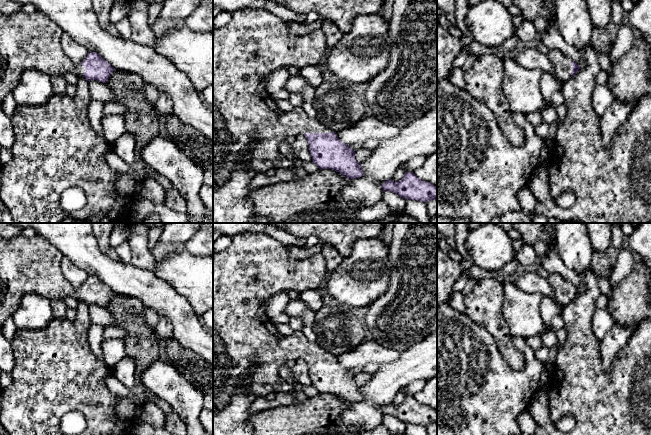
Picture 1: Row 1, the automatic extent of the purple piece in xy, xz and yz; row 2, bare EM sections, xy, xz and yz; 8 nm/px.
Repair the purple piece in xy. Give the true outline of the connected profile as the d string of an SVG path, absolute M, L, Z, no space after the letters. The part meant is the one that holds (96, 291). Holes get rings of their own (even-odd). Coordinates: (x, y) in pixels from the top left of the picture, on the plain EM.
M20 234L10 239L0 236L0 330L4 322L8 318L12 317L12 315L17 311L22 297L27 293L36 293L49 299L51 302L57 300L64 301L66 297L74 297L79 302L85 302L89 306L92 304L97 304L102 307L107 306L115 292L95 276L89 276L82 286L75 289L62 273L62 258L63 254L47 239L40 235L25 237Z

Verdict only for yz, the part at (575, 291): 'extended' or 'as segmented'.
extended

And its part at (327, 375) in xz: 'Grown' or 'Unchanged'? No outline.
Grown

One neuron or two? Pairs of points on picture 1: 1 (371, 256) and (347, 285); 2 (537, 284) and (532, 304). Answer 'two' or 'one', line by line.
1: one
2: two

